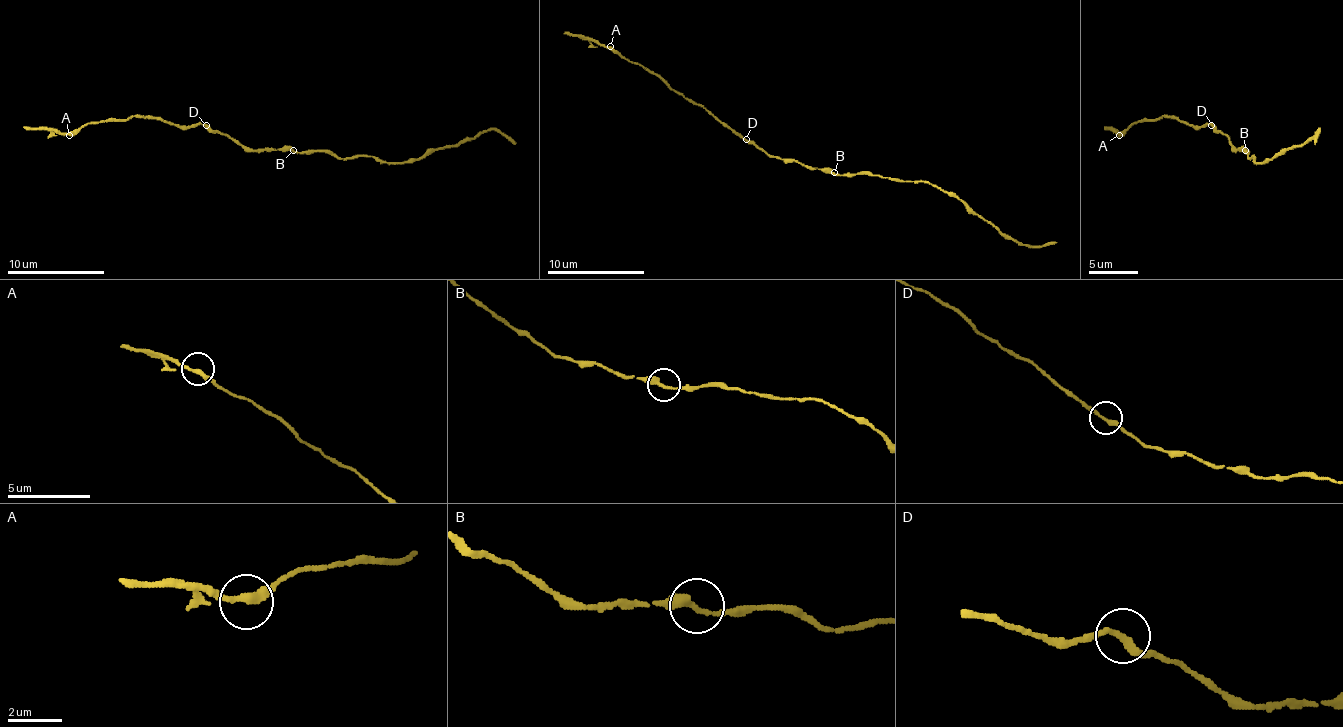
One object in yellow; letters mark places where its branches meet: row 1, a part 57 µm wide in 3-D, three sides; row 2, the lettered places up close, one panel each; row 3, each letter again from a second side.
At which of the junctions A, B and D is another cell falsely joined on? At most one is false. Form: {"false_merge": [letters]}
{"false_merge": []}

